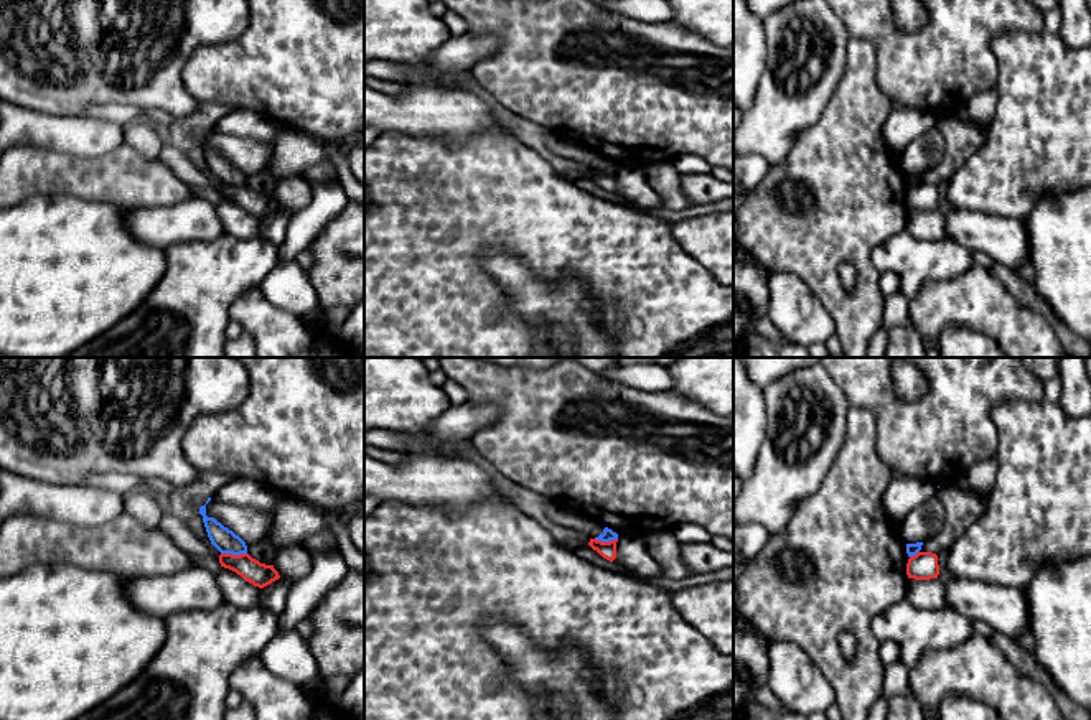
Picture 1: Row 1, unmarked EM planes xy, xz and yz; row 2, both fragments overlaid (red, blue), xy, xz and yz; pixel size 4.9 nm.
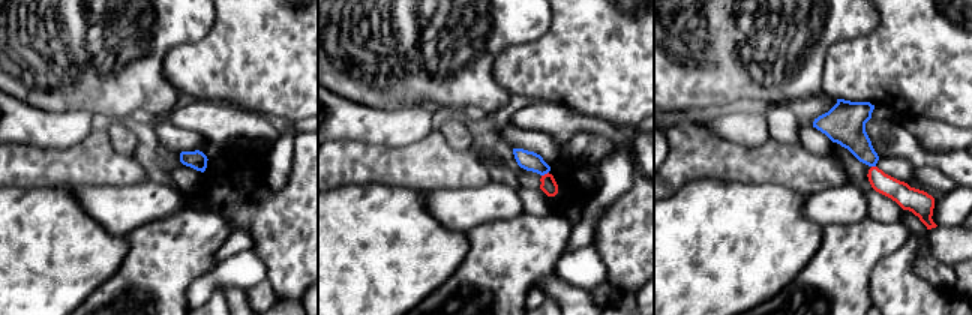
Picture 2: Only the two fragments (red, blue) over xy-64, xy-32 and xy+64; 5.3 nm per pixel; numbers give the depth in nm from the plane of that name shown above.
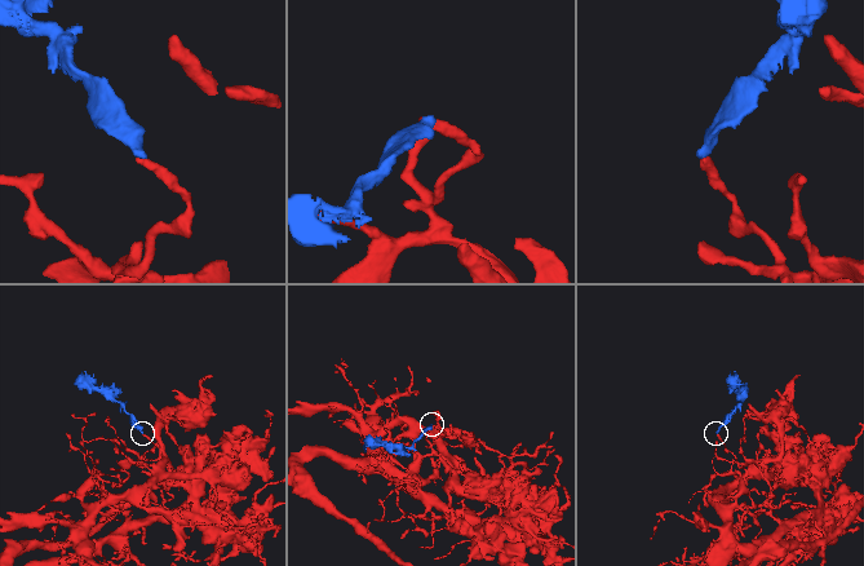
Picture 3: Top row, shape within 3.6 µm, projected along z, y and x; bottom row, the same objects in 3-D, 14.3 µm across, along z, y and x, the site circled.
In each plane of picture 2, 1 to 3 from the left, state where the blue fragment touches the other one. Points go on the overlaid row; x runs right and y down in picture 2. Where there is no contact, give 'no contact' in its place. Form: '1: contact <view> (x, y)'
1: no contact
2: contact xy-32 (545, 174)
3: contact xy+64 (873, 167)

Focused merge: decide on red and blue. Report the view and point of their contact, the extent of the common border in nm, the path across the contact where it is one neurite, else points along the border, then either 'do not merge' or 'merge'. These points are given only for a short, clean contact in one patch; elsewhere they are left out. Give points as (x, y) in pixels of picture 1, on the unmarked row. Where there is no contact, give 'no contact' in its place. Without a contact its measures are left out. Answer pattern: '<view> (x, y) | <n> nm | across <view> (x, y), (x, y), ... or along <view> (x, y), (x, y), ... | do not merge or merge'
xy (234, 187) | 130 nm | along xy (221, 183), (246, 185) | do not merge

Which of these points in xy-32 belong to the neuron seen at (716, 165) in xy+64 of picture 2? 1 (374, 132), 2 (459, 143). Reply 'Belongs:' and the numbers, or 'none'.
Belongs: none

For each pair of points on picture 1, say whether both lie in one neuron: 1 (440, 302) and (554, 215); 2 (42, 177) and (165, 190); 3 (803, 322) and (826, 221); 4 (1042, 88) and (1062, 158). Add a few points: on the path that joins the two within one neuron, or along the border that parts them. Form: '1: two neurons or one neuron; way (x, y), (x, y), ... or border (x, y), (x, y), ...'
1: one neuron; way (452, 267), (505, 215), (519, 215)
2: one neuron; way (73, 177), (134, 180)
3: two neurons; border (775, 271), (795, 274), (821, 302), (831, 322)
4: one neuron; way (1060, 106), (1062, 140)

